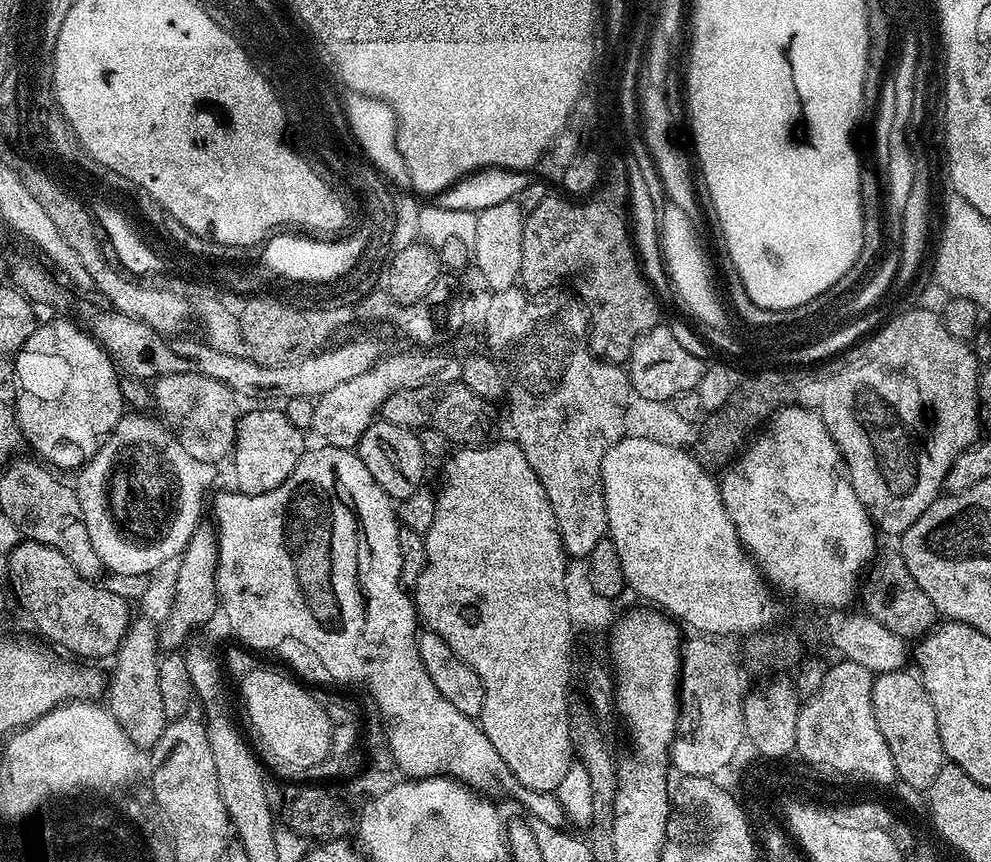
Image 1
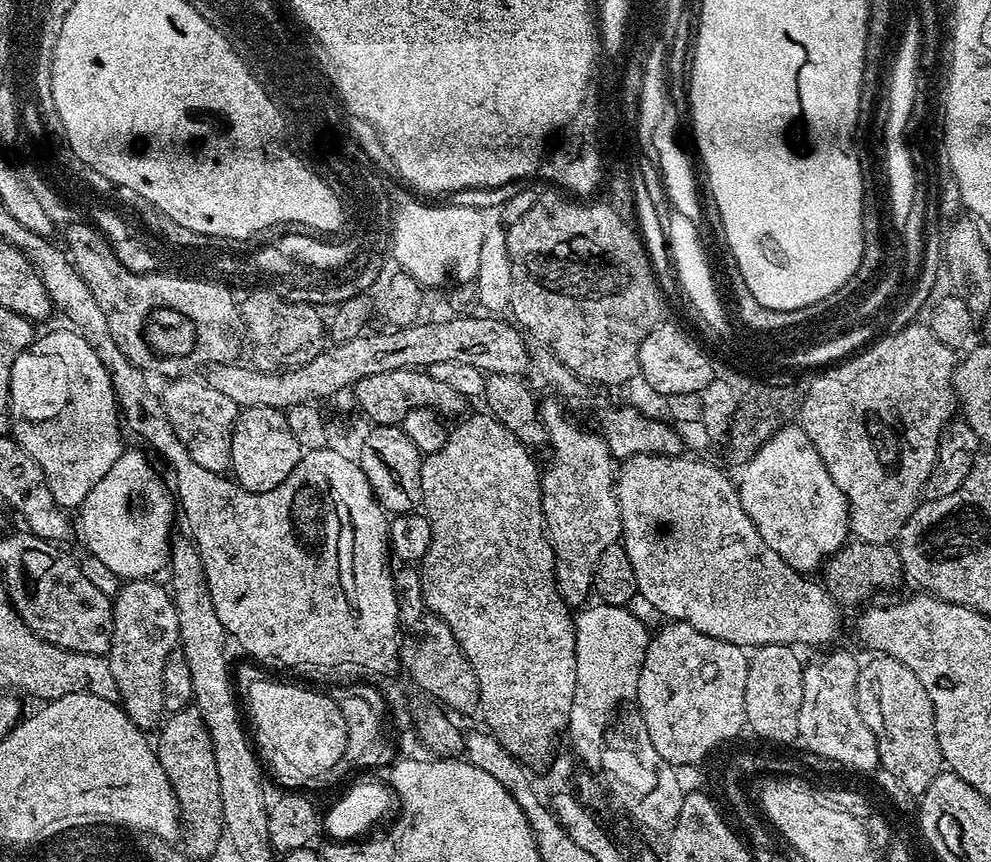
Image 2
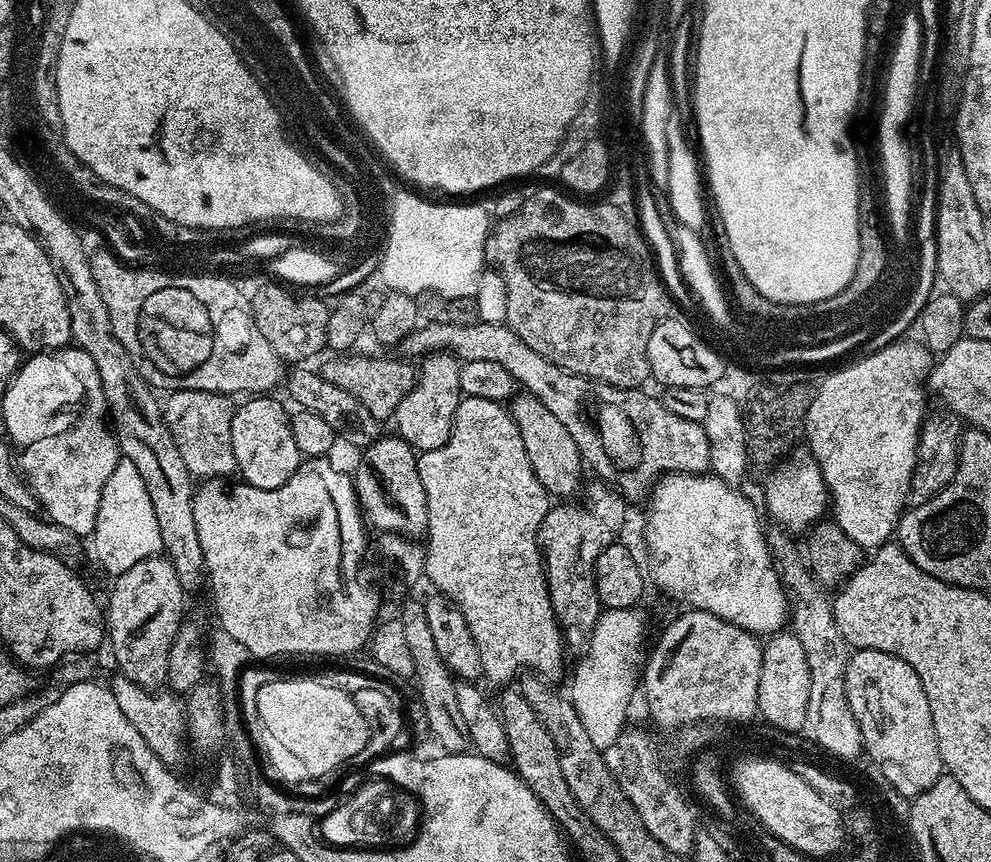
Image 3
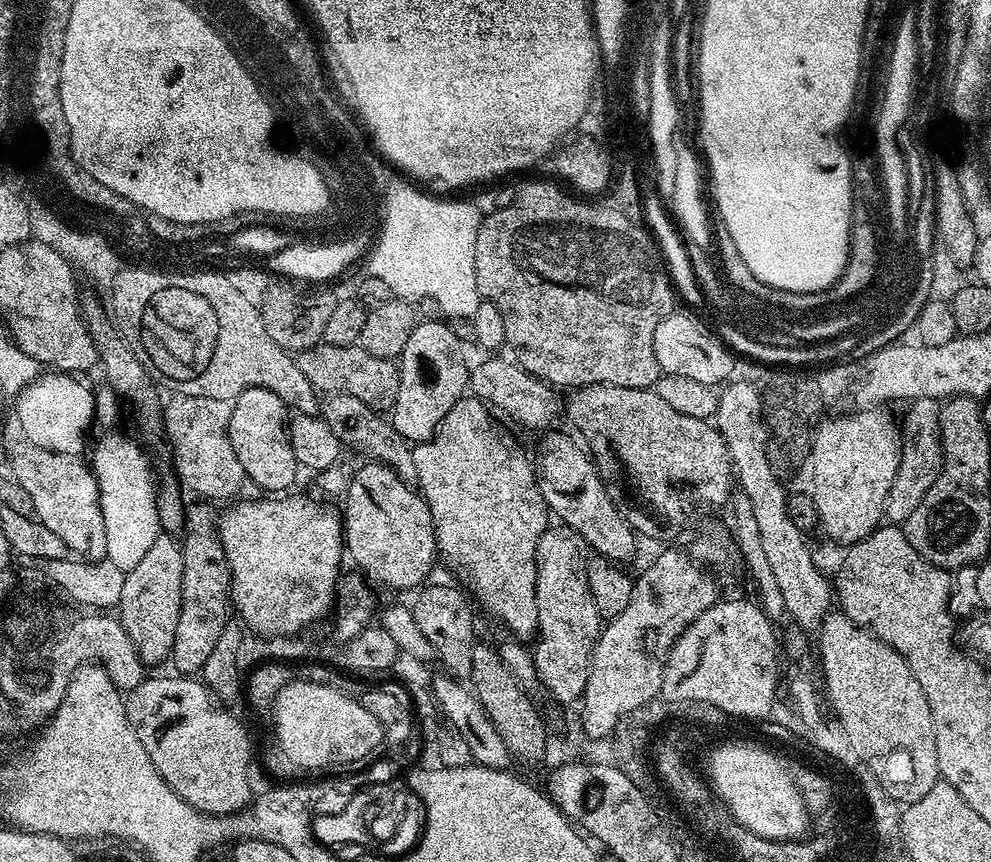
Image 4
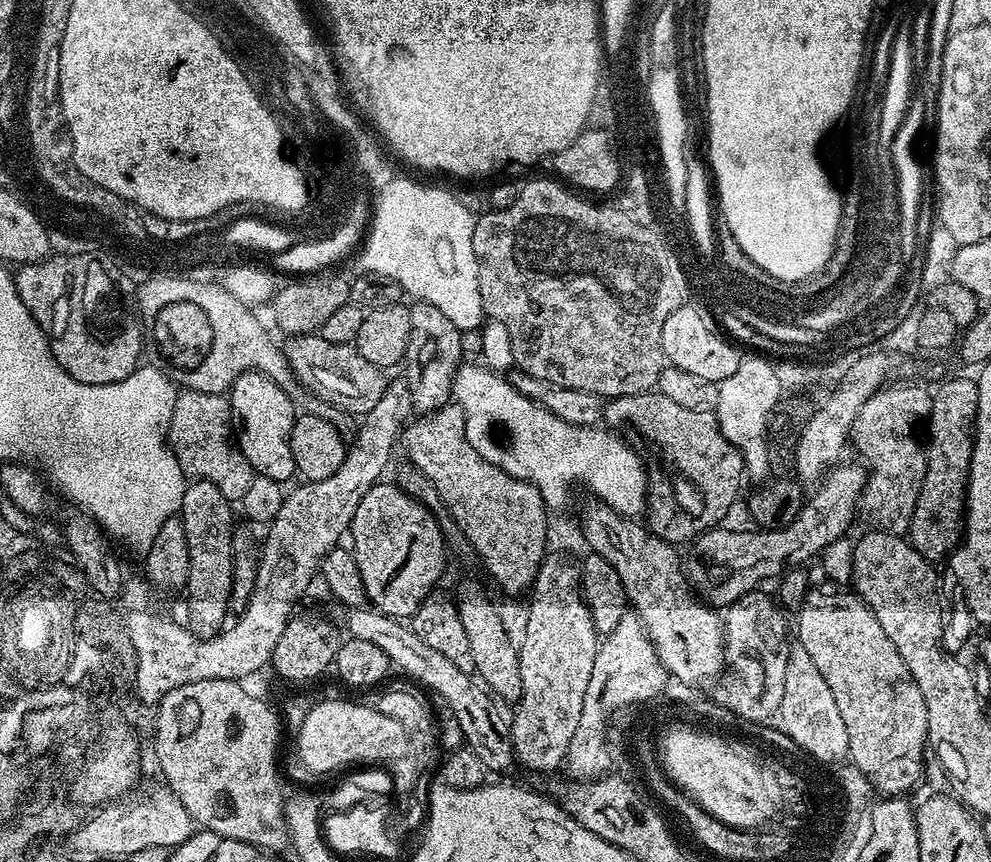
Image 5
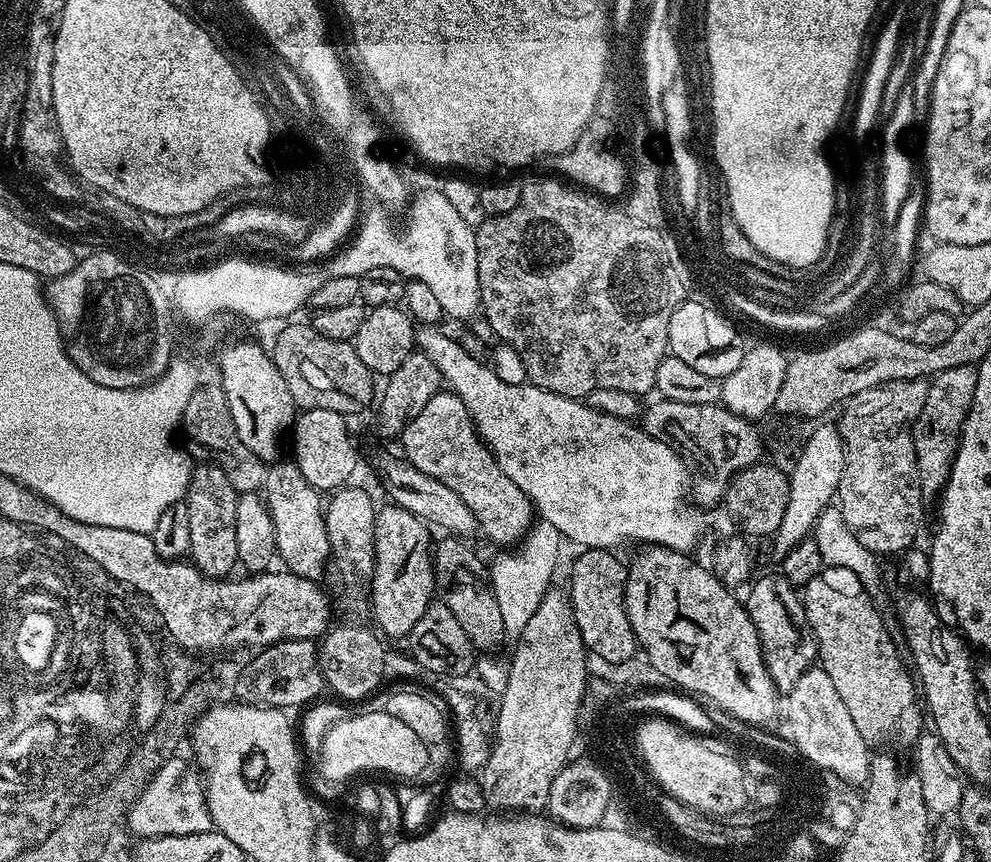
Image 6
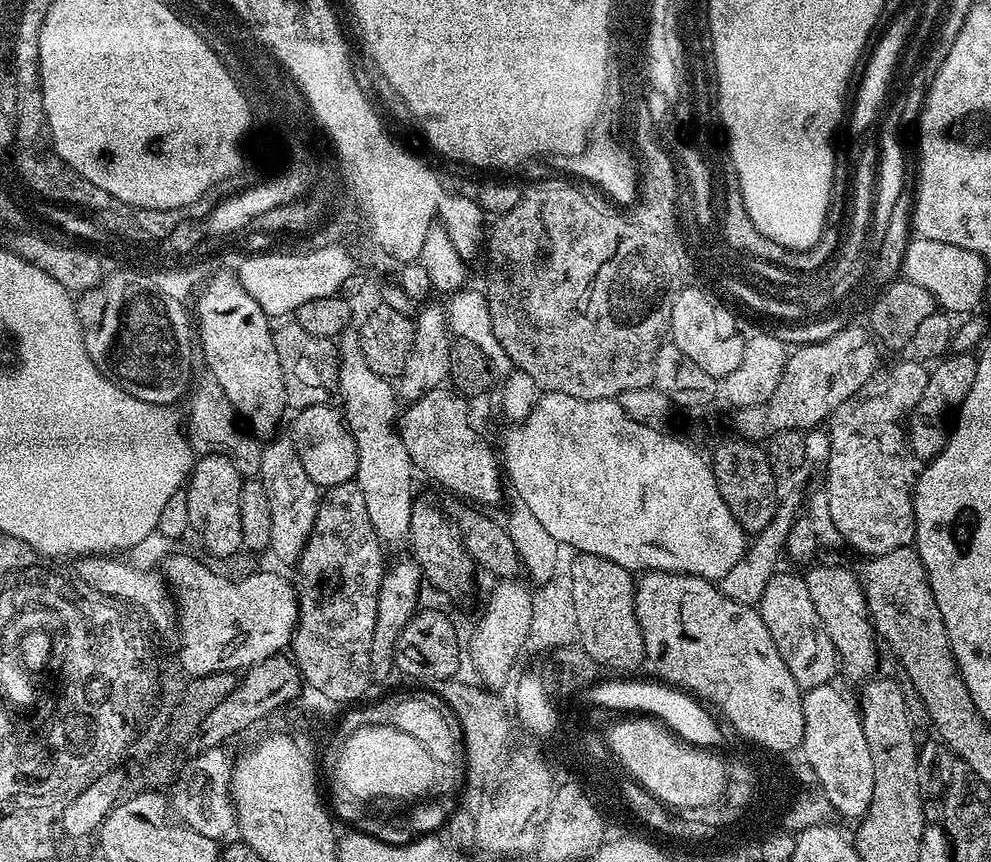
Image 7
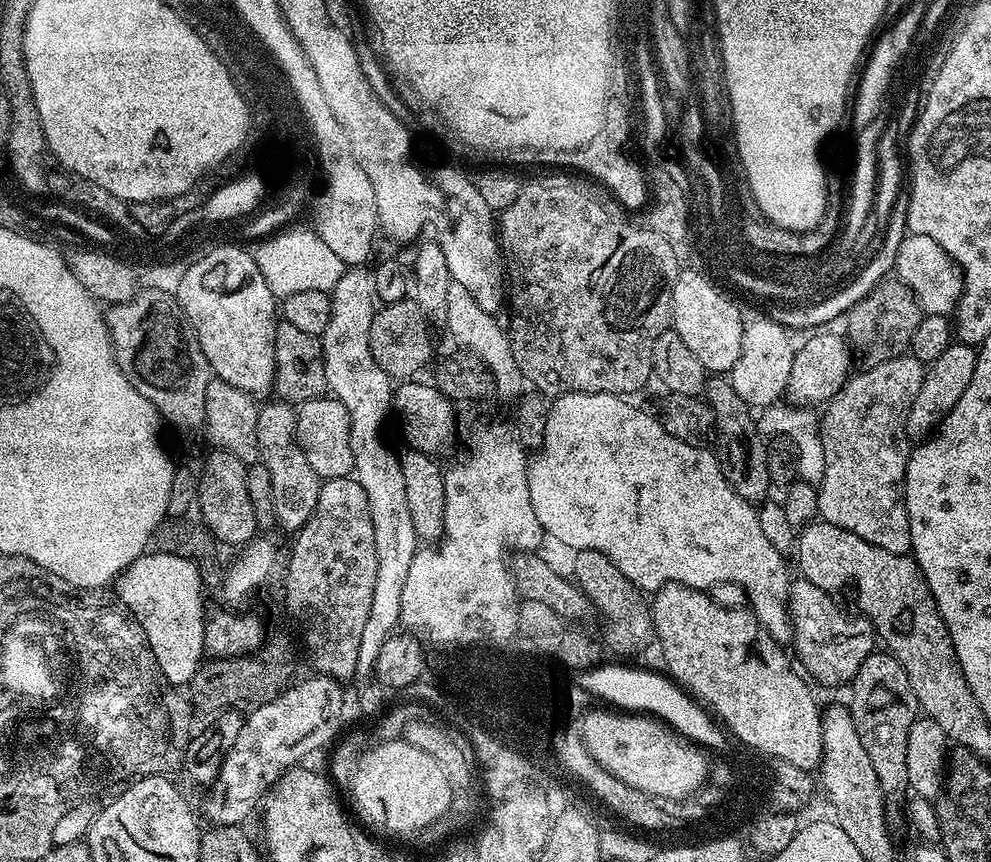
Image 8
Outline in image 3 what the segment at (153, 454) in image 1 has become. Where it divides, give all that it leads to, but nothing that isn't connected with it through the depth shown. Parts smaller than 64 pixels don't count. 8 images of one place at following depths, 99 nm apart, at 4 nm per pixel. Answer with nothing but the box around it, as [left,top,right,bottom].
[90,459,161,578]

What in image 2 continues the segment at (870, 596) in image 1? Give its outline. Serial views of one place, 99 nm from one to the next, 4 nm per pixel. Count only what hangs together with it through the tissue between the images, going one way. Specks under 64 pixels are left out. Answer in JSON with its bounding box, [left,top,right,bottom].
[822,539,904,605]

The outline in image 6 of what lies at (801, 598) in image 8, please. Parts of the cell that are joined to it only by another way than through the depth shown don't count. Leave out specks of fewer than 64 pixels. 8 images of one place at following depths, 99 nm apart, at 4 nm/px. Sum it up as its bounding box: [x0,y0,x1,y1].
[747,574,817,694]

